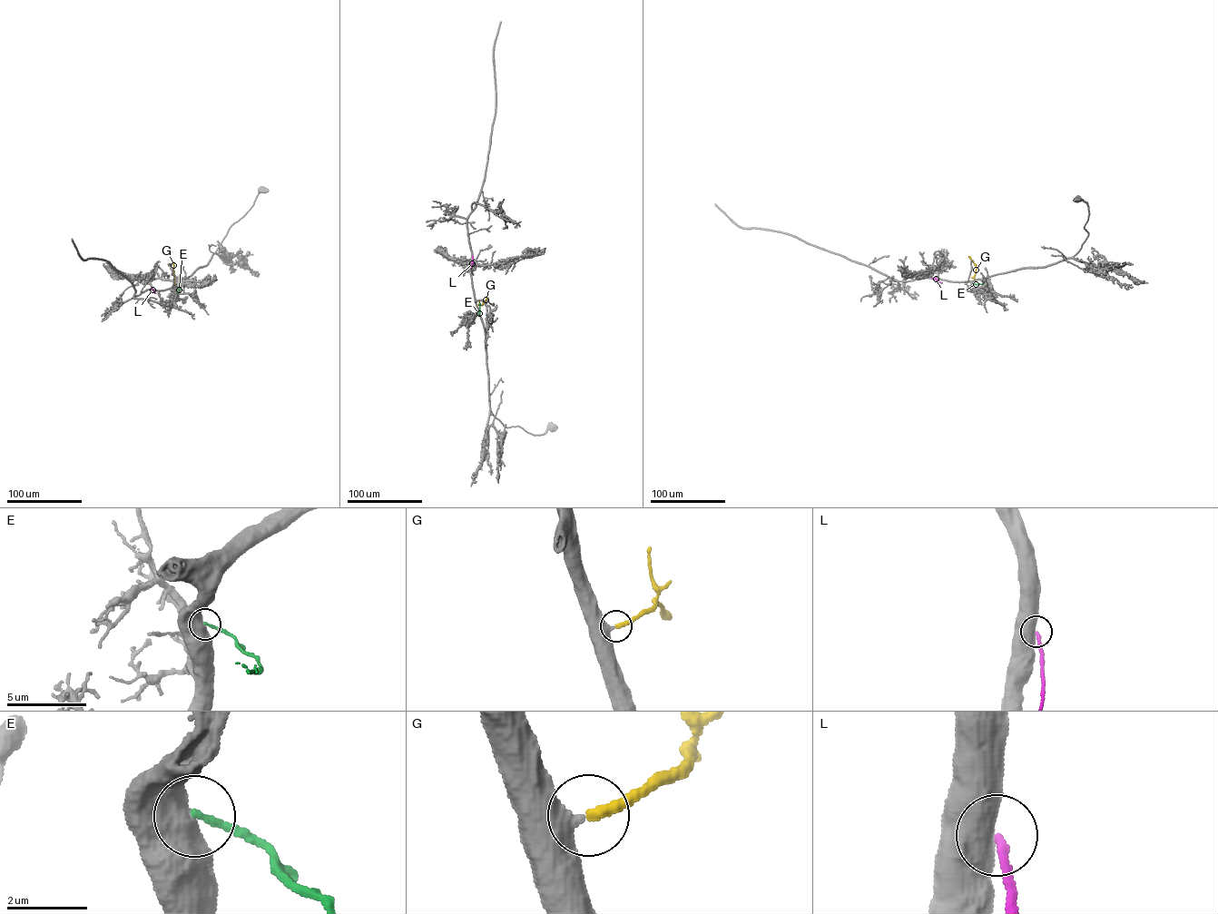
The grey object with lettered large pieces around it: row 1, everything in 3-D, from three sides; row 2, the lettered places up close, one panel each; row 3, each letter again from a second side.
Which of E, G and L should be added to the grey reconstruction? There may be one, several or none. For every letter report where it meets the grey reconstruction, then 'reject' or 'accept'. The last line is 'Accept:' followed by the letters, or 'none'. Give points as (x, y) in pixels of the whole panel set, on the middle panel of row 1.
E: (477, 314) | reject
G: (477, 305) | accept
L: (472, 255) | reject
Accept: G

